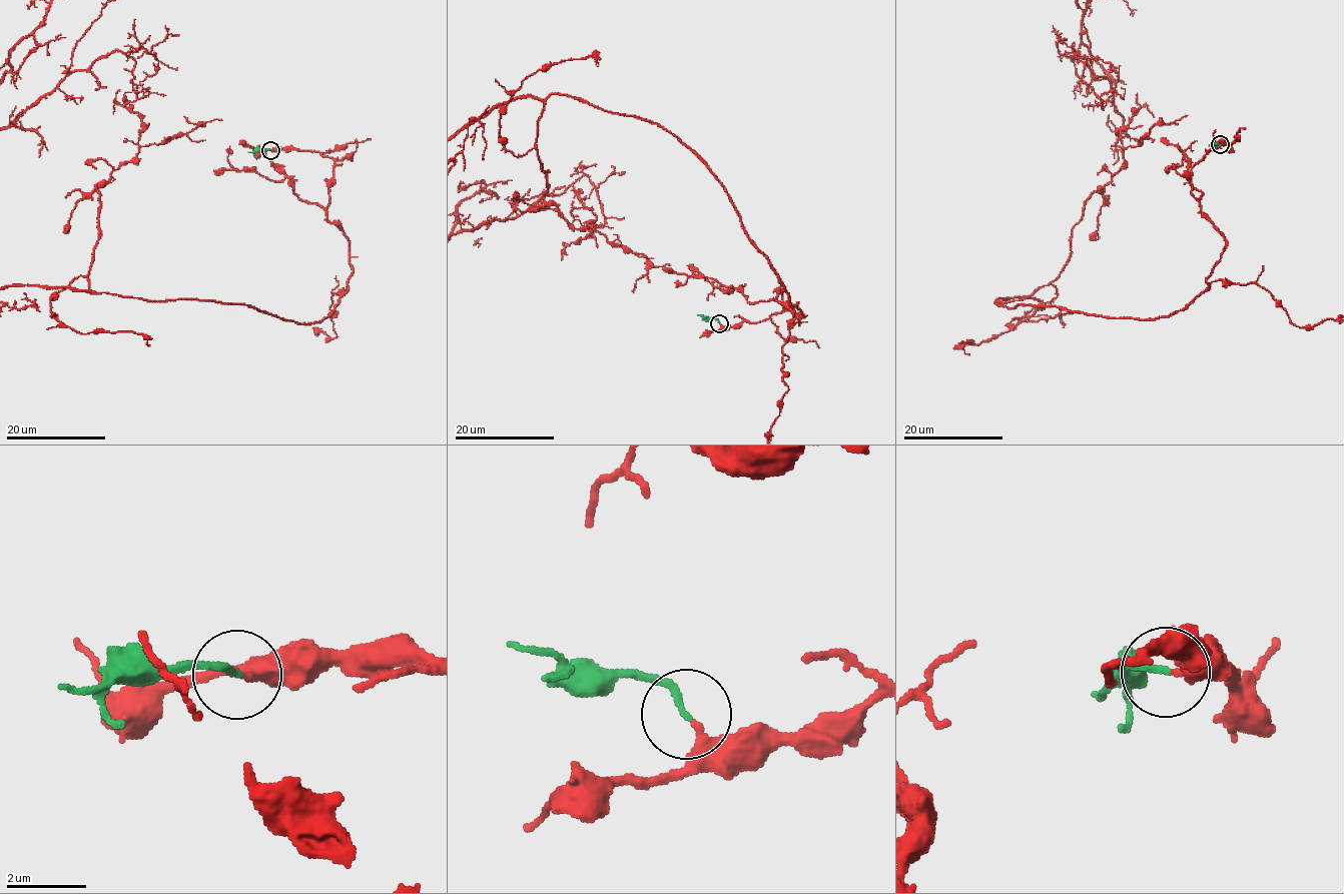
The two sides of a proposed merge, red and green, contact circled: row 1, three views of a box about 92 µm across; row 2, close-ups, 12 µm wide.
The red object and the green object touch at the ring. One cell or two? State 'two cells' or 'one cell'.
one cell

